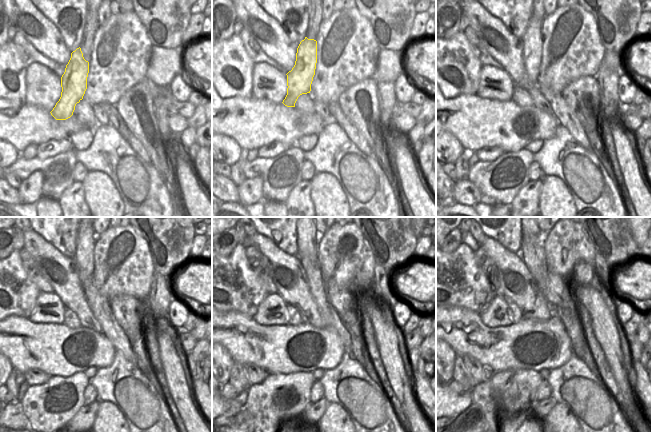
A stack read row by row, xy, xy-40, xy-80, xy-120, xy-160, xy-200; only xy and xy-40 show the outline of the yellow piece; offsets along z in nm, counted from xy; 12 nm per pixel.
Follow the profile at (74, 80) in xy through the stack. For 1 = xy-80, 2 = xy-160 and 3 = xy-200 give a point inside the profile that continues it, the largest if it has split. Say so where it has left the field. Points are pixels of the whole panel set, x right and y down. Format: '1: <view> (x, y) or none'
1: xy-80 (533, 42)
2: xy-160 (306, 237)
3: xy-200 (529, 237)

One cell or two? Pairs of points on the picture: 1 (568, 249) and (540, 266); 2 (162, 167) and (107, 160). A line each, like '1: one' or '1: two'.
1: two
2: two

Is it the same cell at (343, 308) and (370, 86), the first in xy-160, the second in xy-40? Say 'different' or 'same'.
same

